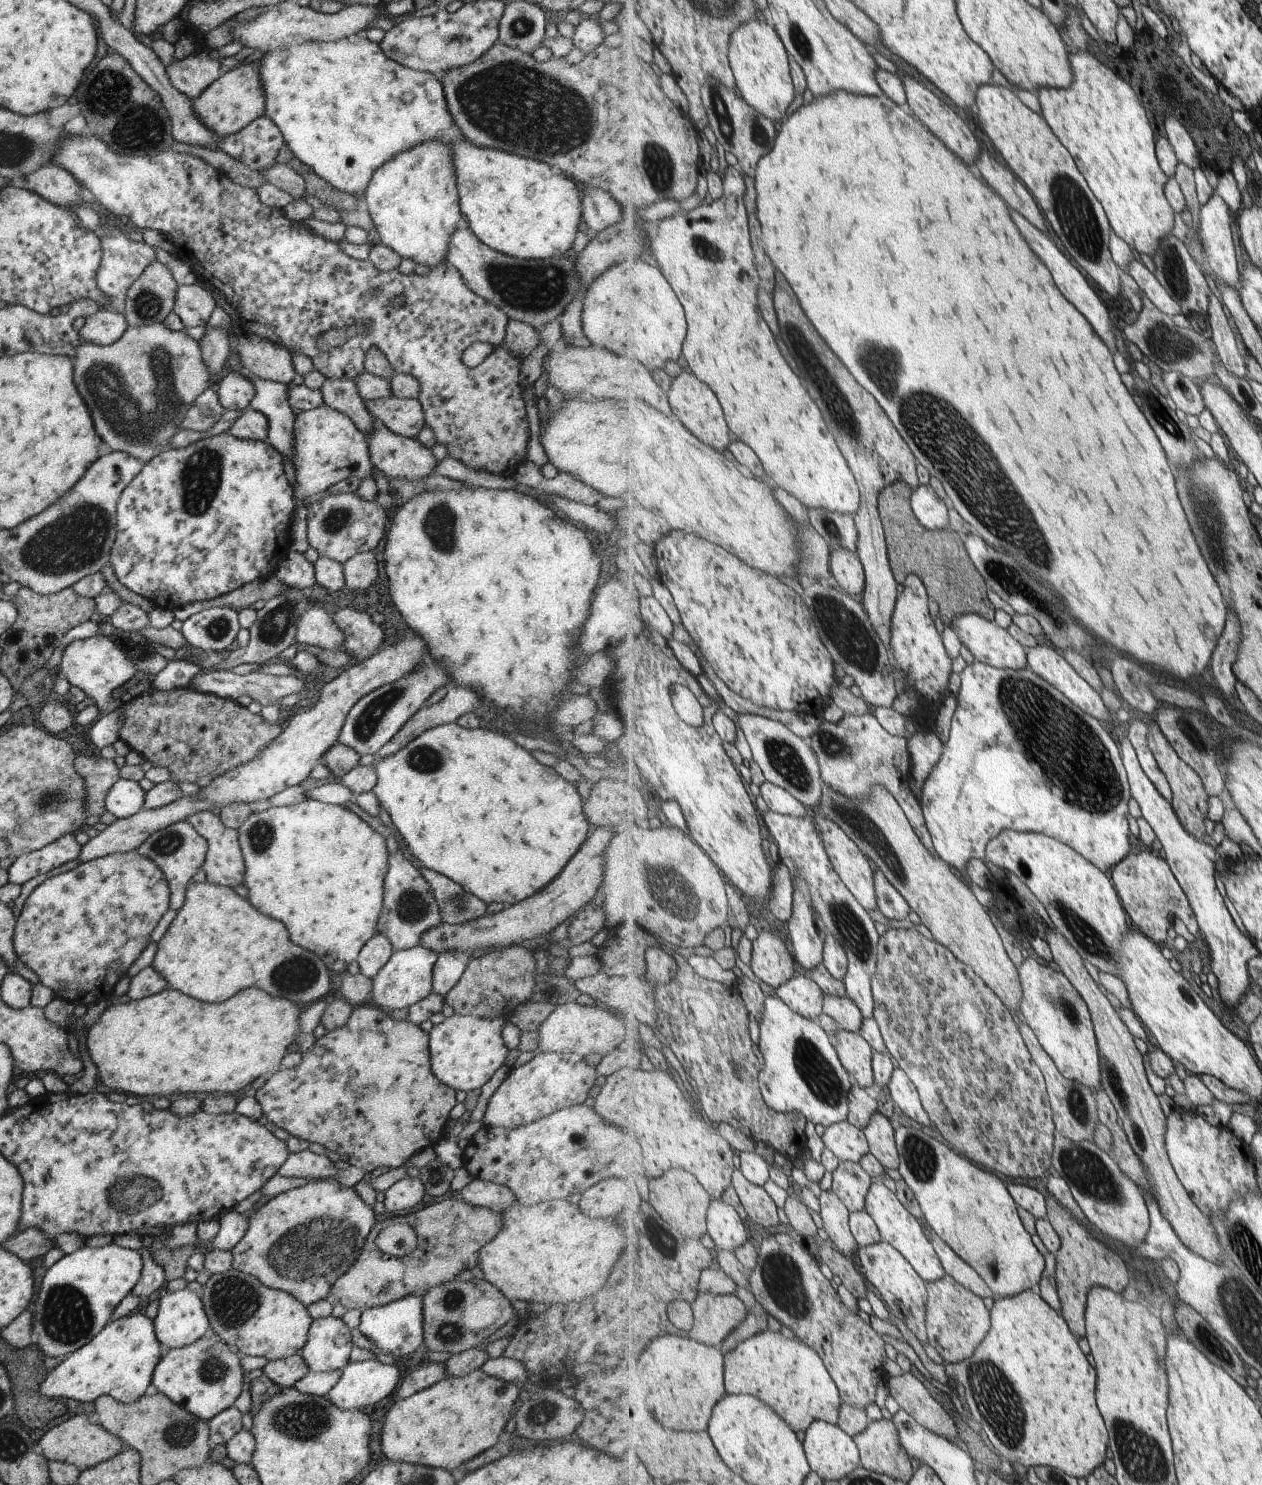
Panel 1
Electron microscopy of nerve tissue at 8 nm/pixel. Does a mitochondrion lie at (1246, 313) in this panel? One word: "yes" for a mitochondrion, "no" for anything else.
no

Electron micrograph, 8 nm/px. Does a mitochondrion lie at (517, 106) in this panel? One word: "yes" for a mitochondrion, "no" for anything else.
yes

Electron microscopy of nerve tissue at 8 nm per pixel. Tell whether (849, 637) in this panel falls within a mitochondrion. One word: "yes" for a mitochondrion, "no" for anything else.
yes

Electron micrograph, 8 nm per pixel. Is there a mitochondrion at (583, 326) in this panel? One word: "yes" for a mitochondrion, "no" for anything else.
no

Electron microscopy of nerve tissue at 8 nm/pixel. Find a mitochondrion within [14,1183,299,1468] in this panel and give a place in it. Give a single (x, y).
(67, 1315)

